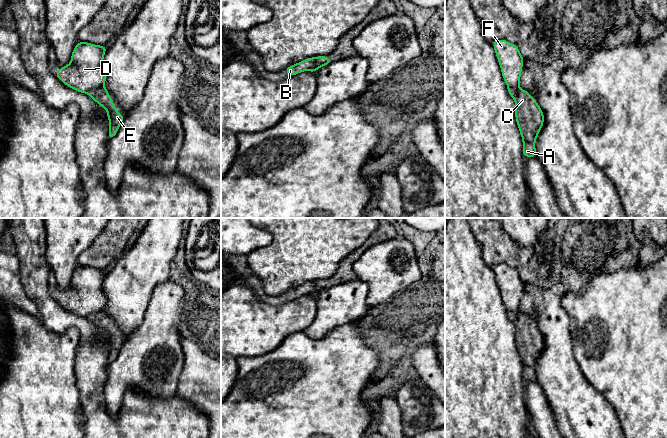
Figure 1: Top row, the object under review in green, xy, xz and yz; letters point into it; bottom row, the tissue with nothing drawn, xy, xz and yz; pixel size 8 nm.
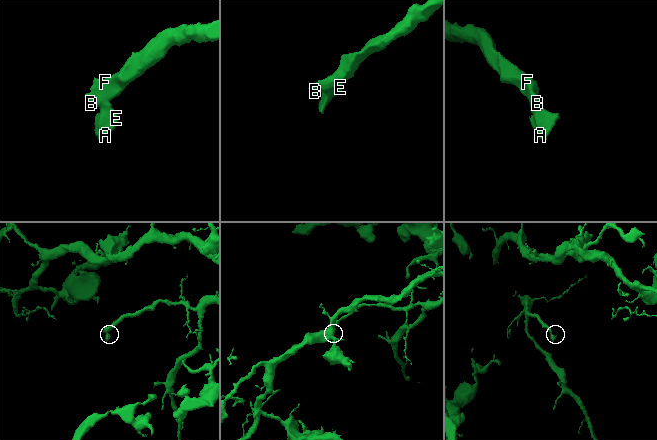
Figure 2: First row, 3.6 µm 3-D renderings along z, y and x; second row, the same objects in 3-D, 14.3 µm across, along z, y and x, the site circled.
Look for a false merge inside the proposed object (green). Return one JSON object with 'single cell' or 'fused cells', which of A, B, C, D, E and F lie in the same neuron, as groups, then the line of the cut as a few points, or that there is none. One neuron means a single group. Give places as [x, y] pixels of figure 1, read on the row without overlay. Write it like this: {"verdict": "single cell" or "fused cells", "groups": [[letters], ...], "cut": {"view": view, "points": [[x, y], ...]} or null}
{"verdict": "fused cells", "groups": [["A", "C", "E"], ["B", "D", "F"]], "cut": {"view": "xy", "points": [[102, 308], [86, 316]]}}

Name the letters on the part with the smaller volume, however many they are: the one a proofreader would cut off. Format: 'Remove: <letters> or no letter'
Remove: A, C, E

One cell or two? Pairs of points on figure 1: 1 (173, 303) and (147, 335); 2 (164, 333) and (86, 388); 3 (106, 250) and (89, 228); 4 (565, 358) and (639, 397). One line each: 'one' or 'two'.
1: one
2: two
3: two
4: two

